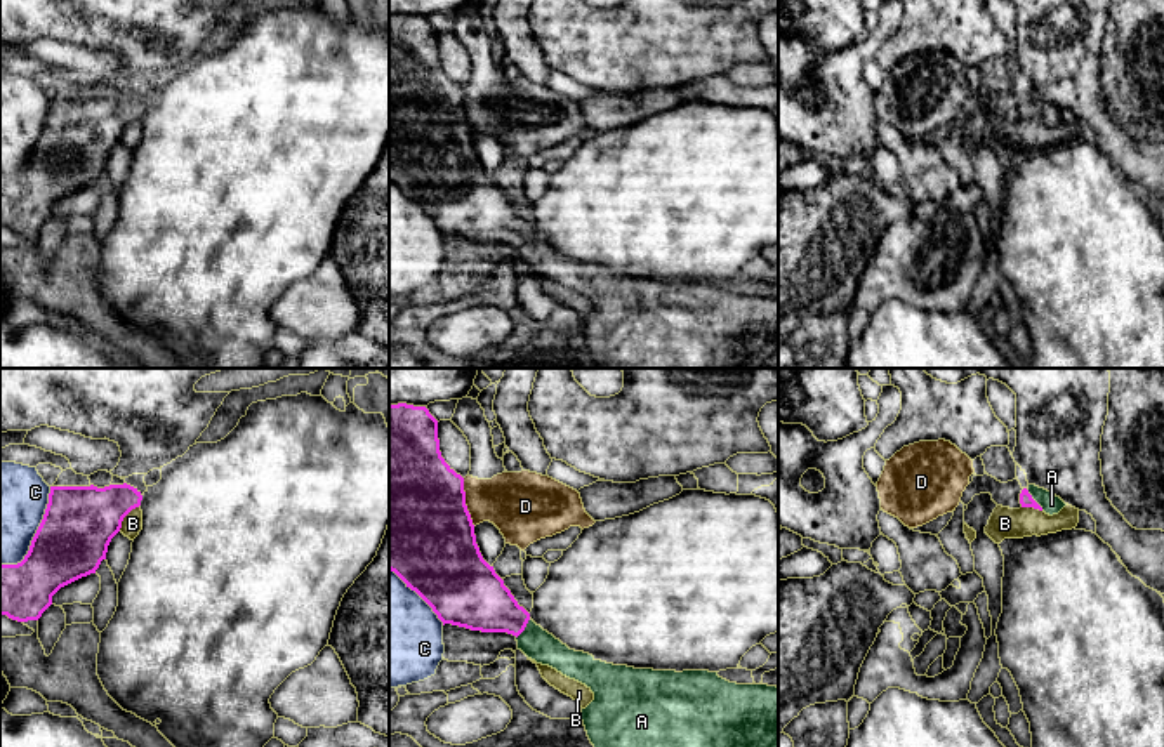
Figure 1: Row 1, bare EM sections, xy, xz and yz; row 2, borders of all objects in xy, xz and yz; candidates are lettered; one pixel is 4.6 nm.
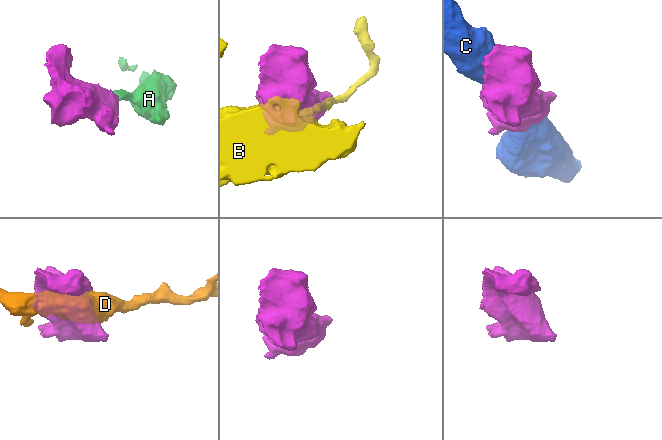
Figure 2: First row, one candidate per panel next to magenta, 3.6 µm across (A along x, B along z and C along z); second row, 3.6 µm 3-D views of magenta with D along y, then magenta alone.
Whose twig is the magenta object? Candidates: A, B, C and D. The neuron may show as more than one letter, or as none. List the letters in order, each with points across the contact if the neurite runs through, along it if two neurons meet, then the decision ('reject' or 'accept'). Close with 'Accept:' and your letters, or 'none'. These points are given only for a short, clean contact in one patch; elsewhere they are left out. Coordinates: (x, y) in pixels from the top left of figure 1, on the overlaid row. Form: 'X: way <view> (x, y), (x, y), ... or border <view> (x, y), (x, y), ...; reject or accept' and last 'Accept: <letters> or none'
A: way yz (1025, 499), (1032, 499), (1043, 499), (1051, 504); accept
B: reject
C: reject
D: reject
Accept: A

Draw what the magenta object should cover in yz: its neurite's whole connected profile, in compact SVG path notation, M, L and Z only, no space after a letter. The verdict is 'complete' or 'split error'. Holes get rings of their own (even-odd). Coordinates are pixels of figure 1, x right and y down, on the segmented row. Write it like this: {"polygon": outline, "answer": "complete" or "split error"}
{"polygon": "M1035 485L1022 490L1020 504L1022 507L1044 511L1049 516L1058 514L1067 506L1060 497Z", "answer": "split error"}

